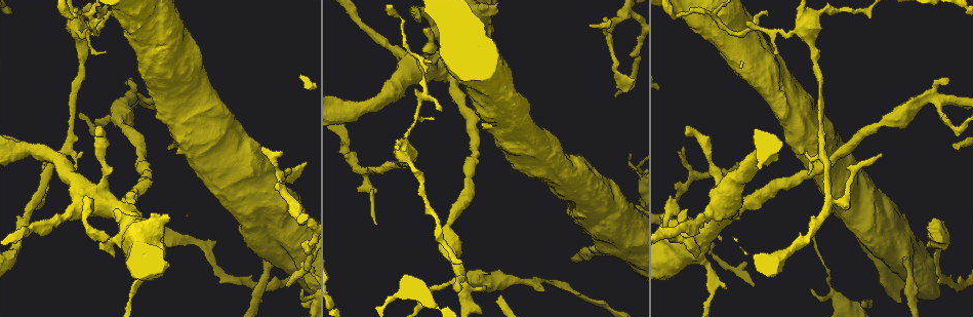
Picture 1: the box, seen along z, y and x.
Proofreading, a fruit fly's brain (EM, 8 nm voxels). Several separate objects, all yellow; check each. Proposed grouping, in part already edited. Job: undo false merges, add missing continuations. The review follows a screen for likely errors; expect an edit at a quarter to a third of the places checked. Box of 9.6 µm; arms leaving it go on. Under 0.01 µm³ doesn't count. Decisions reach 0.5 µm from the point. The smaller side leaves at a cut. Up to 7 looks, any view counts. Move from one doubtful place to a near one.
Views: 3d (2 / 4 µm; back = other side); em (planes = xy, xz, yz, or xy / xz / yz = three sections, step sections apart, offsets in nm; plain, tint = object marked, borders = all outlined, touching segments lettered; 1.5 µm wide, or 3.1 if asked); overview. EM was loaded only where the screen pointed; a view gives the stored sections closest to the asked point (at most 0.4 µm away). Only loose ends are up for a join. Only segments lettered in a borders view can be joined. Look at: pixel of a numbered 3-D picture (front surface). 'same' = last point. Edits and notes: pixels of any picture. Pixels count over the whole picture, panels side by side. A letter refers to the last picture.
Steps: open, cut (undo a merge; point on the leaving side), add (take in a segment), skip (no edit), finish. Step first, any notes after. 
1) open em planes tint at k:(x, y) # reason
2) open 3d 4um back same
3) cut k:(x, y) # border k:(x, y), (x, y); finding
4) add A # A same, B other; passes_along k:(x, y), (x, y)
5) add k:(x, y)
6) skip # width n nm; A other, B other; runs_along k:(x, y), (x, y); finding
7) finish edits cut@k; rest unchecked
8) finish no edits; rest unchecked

open em xz step 8 tint at 1:(415, 170) # a narrow waist

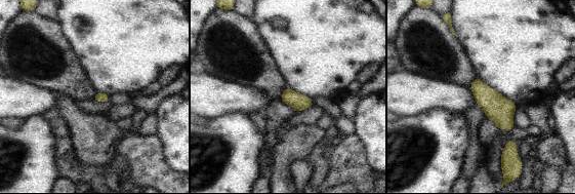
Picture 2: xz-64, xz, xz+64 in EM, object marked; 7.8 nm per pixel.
open em planes borders same

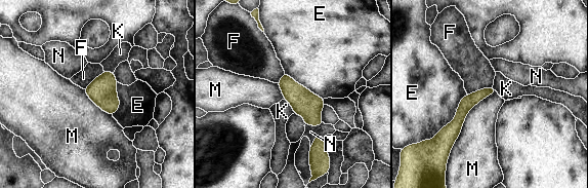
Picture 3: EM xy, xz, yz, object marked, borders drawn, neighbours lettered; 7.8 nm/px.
skip # longest_contact M 600 nm; E other, F other, K other, M other, N other; runs_along 3:(492, 89), (462, 111), (452, 138); continuous, no second cell

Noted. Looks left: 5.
open 3d 4um at 1:(451, 76) # calibre changes

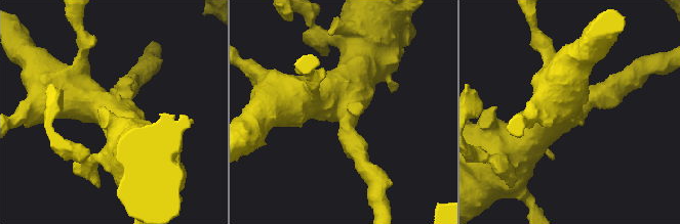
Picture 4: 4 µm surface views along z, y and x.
open em yz step 4 tint at 4:(347, 110) # shape alone is not enough

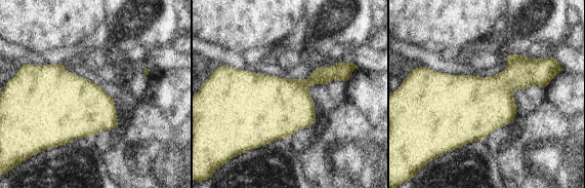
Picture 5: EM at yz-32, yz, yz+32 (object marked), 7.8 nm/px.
open em planes borders same # another direction

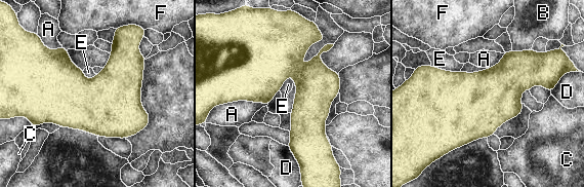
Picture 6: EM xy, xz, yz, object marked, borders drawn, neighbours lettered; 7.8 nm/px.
skip # A other, B other, C other, D other, E other, F other; runs_along 6:(299, 32), (316, 149); continuous, no second cell

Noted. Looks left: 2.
open em xz step 4 tint at 1:(629, 8) # arms part here

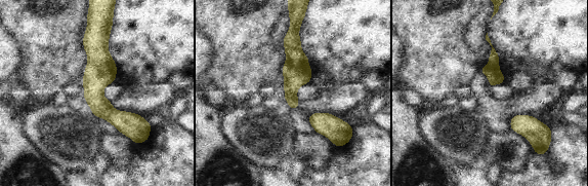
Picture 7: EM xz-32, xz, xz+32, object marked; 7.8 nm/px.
open em planes borders same # another direction

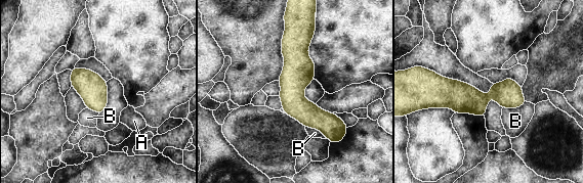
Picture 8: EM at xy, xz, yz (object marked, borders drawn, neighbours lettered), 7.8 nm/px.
skip # A other, B other; border 8:(526, 101), (517, 107), (502, 108); all the same cell

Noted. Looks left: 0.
finish no edits; rest unchecked

